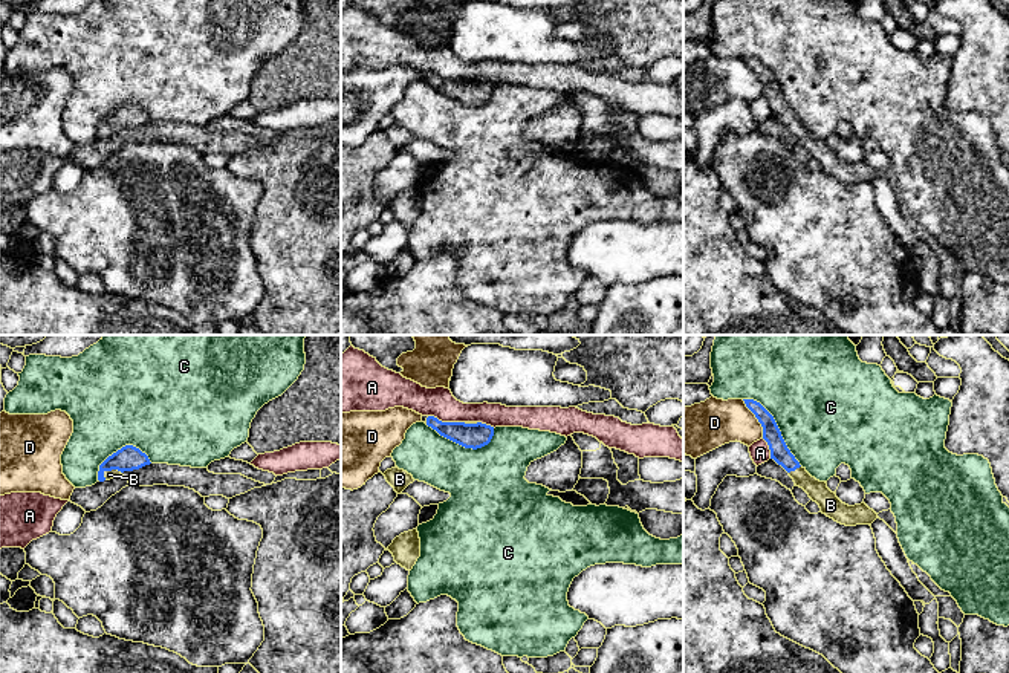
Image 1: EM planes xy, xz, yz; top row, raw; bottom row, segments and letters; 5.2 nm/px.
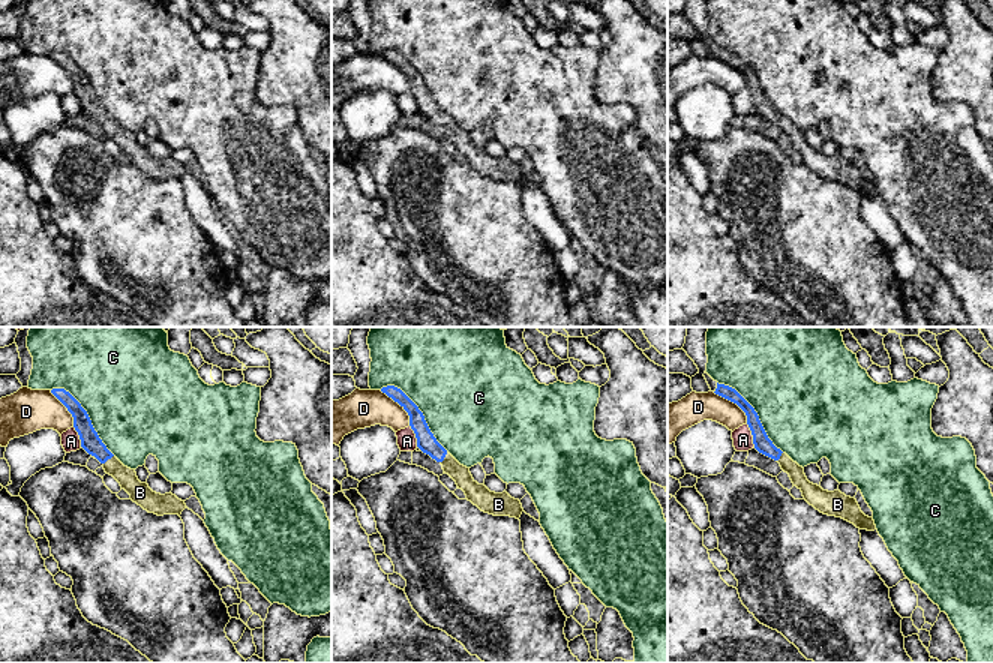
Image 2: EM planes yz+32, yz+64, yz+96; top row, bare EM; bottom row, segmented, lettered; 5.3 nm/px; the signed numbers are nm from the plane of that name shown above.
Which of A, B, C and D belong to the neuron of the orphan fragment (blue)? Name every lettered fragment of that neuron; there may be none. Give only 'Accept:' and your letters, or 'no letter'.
Accept: B

